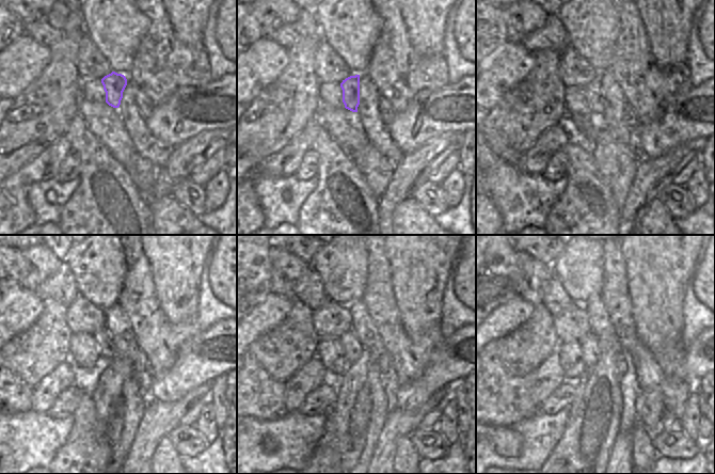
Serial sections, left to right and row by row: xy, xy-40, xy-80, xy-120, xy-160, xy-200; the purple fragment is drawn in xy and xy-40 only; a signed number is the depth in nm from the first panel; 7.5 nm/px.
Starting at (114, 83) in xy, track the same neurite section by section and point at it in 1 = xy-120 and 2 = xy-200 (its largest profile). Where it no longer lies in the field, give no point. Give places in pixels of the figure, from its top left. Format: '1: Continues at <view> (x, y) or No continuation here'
1: Continues at xy-120 (107, 342)
2: Continues at xy-200 (589, 345)

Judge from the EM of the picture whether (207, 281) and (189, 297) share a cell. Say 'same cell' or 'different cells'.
different cells

